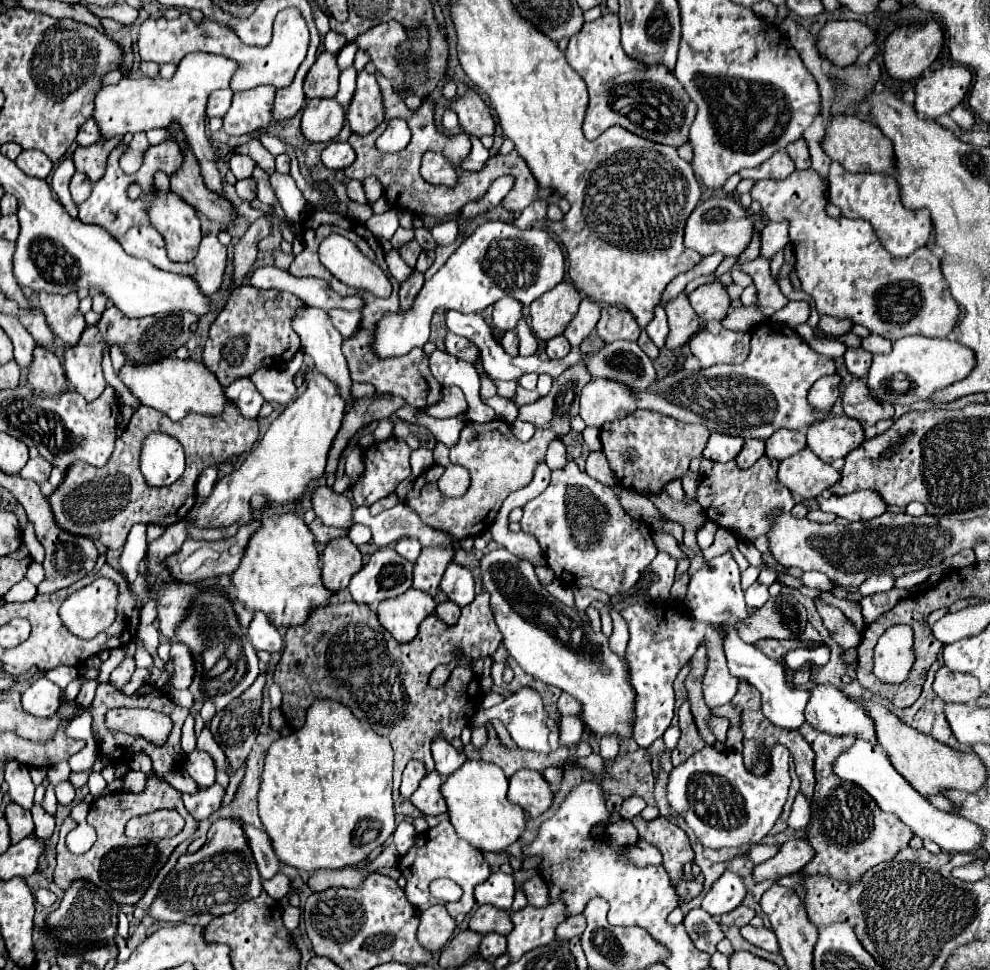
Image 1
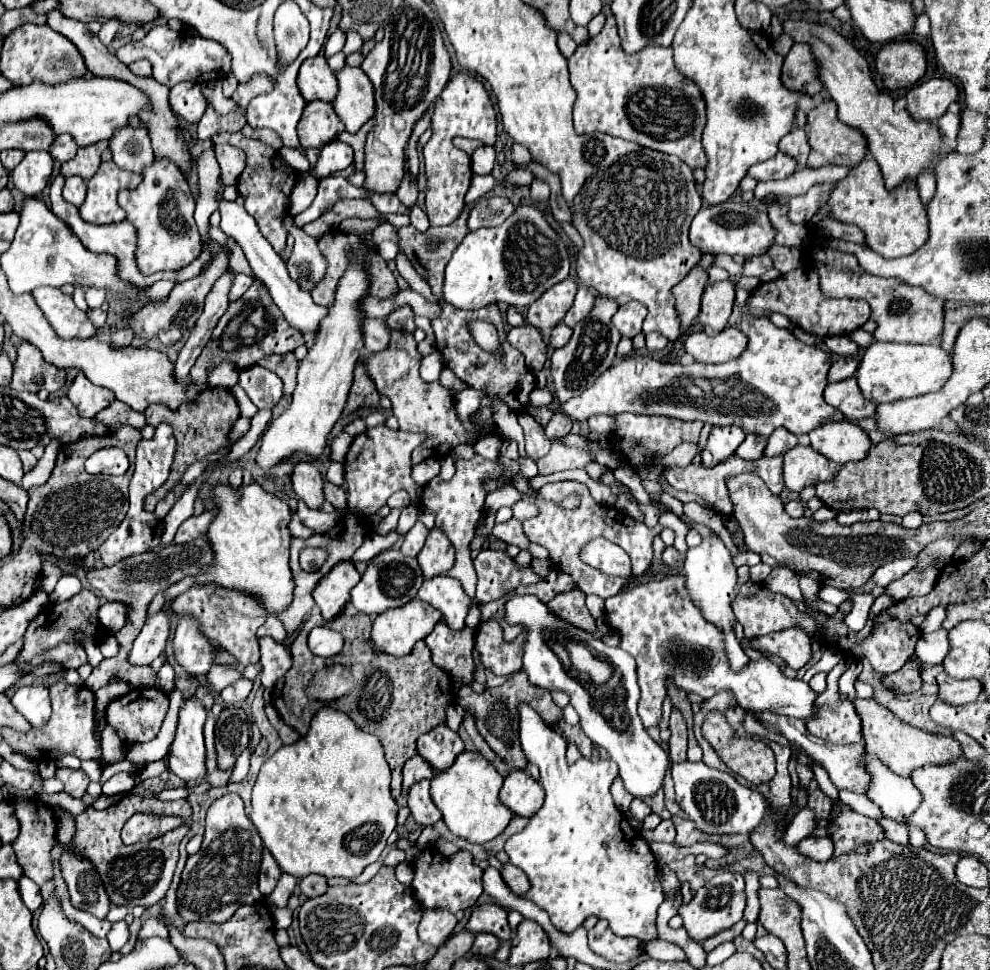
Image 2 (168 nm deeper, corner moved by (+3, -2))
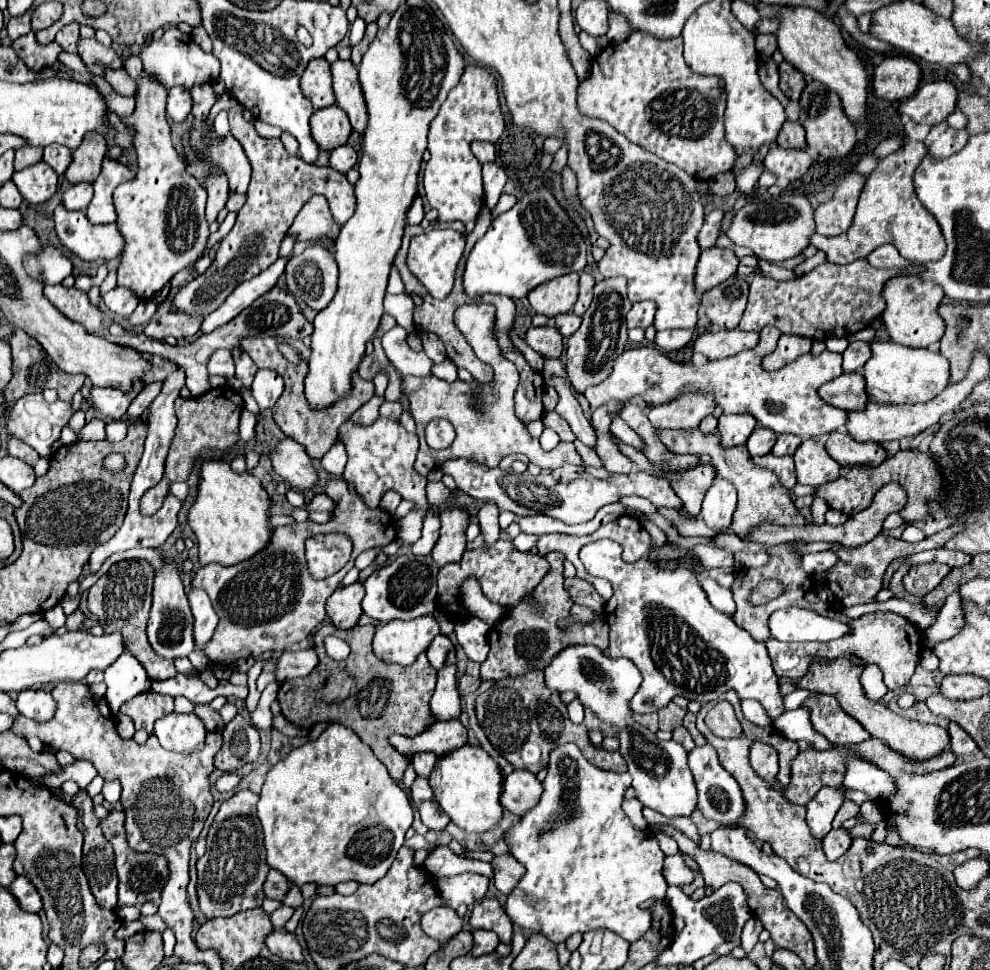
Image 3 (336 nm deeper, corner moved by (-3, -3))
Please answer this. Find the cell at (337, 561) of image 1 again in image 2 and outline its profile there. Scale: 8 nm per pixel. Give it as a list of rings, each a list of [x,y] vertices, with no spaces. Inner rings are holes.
[[[341,561],[335,565],[313,589],[313,599],[321,609],[325,621],[341,613],[343,605],[349,601],[349,591],[359,581],[359,573],[351,561]]]

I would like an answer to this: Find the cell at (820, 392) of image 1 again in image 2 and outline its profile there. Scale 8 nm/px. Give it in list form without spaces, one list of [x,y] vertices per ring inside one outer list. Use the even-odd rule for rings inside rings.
[[[841,357],[841,359],[837,359],[837,361],[831,365],[831,369],[829,369],[829,373],[827,373],[827,383],[843,381],[843,379],[851,377],[855,371],[857,371],[857,361],[855,361],[855,359],[849,359],[849,357],[845,357],[845,359]]]

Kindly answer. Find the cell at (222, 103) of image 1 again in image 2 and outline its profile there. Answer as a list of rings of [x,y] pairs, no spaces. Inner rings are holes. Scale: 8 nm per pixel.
[[[177,83],[171,87],[169,103],[175,115],[181,115],[189,123],[197,123],[209,107],[209,101],[201,93],[199,83]]]

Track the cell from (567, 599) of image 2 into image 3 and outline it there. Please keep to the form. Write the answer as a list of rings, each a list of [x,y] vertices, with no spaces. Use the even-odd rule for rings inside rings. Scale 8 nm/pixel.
[[[551,552],[545,558],[551,564],[551,570],[543,578],[543,582],[533,590],[533,598],[519,604],[517,608],[513,608],[507,614],[507,618],[503,618],[503,622],[499,622],[499,626],[491,628],[491,634],[489,634],[491,652],[489,652],[487,662],[481,664],[481,680],[501,680],[507,676],[521,676],[531,670],[545,670],[549,666],[549,662],[563,648],[575,646],[575,644],[593,644],[603,652],[607,650],[607,642],[609,642],[607,622],[599,620],[599,622],[593,622],[591,626],[579,626],[571,618],[573,600],[571,600],[569,592],[563,588],[565,556],[559,552]],[[559,618],[571,618],[571,634],[559,634],[559,628],[555,626],[555,622]]]

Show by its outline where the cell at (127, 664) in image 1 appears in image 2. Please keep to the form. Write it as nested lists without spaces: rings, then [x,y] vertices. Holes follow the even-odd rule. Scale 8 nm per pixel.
[[[159,611],[157,615],[153,615],[145,623],[141,633],[133,641],[133,647],[131,647],[129,655],[127,655],[127,661],[131,665],[149,665],[155,657],[159,657],[163,653],[167,637],[169,637],[167,613]]]

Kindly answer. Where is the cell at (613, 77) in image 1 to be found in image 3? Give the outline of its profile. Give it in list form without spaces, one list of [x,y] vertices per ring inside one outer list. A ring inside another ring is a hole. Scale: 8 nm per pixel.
[[[635,32],[631,38],[617,46],[607,46],[597,56],[601,74],[591,74],[589,80],[579,86],[579,110],[589,118],[603,118],[625,134],[631,142],[657,154],[665,162],[671,162],[691,174],[697,180],[711,180],[721,172],[731,172],[737,160],[737,152],[725,140],[725,84],[717,76],[695,74],[683,60],[681,36],[671,40],[659,40],[645,32]]]

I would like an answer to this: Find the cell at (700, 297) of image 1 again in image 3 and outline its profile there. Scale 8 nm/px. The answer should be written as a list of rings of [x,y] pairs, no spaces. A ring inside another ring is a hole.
[[[731,276],[721,284],[709,288],[703,294],[701,304],[705,306],[711,324],[721,330],[735,328],[743,316],[747,304],[747,292],[749,286],[739,276]]]

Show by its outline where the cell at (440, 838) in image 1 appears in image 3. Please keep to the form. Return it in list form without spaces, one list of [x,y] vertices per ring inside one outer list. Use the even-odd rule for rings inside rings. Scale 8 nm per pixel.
[[[465,872],[447,880],[437,880],[437,888],[445,900],[449,900],[451,908],[457,908],[459,904],[475,904],[479,902],[489,886],[489,878],[475,874],[475,872]]]

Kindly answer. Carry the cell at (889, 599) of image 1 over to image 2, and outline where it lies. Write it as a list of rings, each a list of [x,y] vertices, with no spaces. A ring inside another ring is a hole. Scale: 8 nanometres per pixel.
[[[927,567],[923,571],[909,571],[907,575],[903,575],[901,579],[893,581],[891,585],[885,587],[885,595],[889,595],[893,601],[903,601],[907,597],[917,597],[917,595],[927,595],[935,581],[937,581],[939,571],[933,567]]]

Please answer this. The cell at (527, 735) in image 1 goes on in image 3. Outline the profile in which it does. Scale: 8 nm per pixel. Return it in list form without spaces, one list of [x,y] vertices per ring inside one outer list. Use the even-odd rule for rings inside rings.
[[[563,744],[551,752],[539,804],[503,834],[511,856],[527,870],[517,888],[507,896],[505,904],[505,912],[525,938],[543,934],[555,944],[561,944],[575,932],[583,934],[587,930],[607,928],[623,940],[635,942],[651,928],[651,914],[641,910],[641,902],[665,898],[667,882],[661,874],[665,854],[661,852],[655,834],[637,830],[623,812],[621,802],[629,786],[631,776],[627,772],[617,774],[599,770],[585,760],[575,744]]]

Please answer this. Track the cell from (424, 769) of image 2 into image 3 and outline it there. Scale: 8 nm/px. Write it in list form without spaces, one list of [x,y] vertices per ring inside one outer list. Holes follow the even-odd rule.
[[[417,752],[413,756],[413,766],[415,766],[417,776],[425,776],[427,778],[431,774],[433,766],[435,766],[435,760],[437,760],[437,756],[431,754],[431,752]]]

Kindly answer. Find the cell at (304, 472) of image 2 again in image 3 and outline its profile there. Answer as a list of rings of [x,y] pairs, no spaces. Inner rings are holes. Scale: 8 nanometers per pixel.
[[[283,438],[271,450],[273,470],[297,490],[307,490],[317,486],[317,474],[313,470],[313,460],[307,456],[305,448],[293,438]]]

